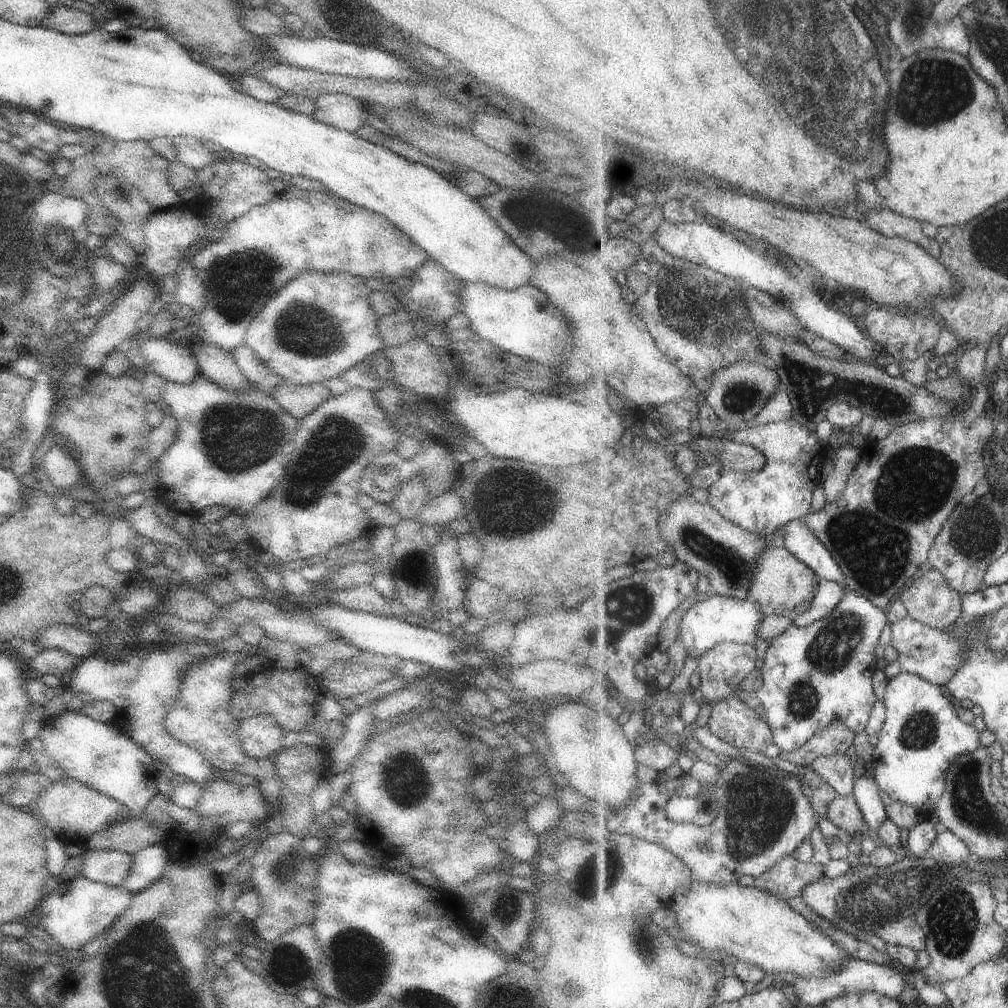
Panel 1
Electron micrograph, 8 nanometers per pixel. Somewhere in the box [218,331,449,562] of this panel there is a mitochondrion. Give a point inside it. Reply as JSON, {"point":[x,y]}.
{"point":[329,453]}

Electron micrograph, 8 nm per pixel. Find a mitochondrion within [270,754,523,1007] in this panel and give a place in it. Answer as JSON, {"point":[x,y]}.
{"point":[360,963]}

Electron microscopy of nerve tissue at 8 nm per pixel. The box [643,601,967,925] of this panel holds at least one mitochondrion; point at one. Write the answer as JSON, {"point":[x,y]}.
{"point":[758,813]}

